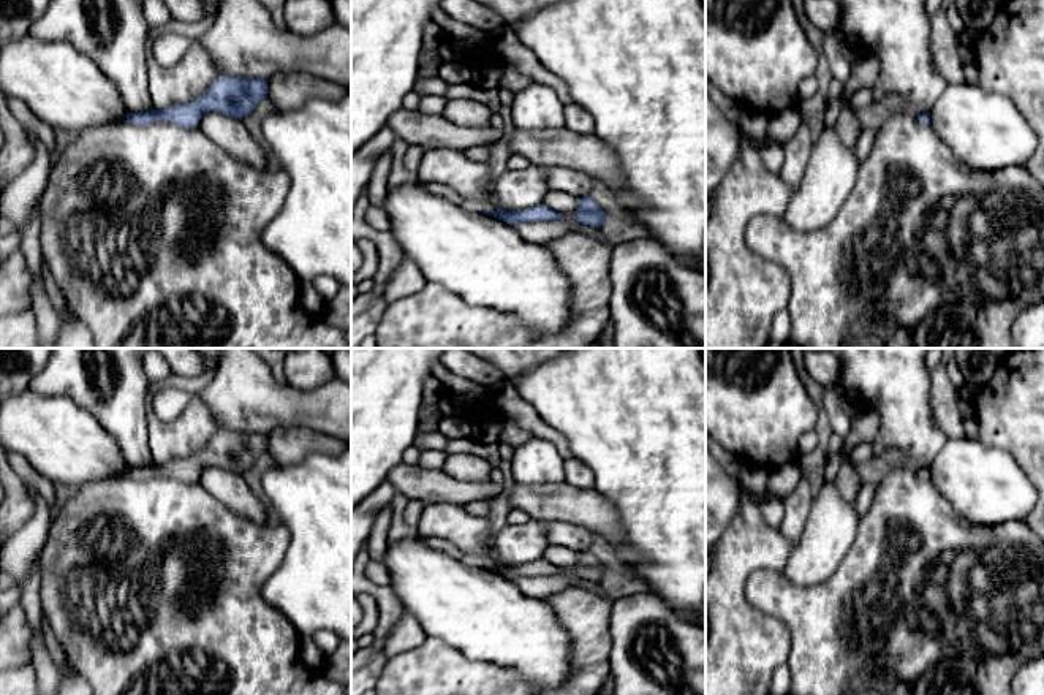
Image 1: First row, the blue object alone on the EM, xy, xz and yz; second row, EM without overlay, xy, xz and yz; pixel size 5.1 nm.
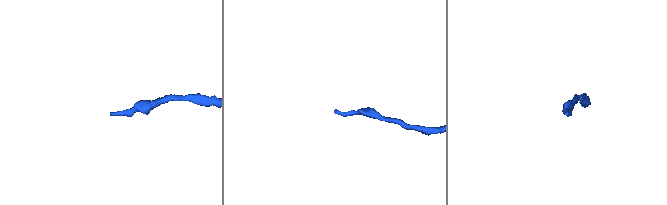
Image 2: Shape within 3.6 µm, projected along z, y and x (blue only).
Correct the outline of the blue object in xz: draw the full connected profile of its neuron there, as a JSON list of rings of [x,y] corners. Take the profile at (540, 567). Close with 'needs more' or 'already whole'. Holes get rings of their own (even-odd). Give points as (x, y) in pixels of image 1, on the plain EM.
[[[538,559],[522,565],[506,565],[500,562],[494,565],[490,570],[506,576],[508,579],[517,579],[520,576],[565,575],[565,572],[560,567],[550,564],[546,559]]]; already whole

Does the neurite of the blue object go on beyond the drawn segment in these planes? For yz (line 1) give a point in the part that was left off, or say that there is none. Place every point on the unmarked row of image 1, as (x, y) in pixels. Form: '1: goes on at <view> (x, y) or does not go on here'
1: does not go on here

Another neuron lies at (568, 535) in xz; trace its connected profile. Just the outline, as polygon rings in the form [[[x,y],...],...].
[[[547,521],[546,532],[550,545],[568,548],[576,553],[587,551],[592,543],[592,532],[571,522]]]

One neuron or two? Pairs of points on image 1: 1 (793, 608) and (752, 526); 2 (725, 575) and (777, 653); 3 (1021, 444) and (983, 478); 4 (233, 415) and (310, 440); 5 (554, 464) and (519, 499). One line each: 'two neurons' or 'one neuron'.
1: two neurons
2: one neuron
3: two neurons
4: two neurons
5: two neurons

